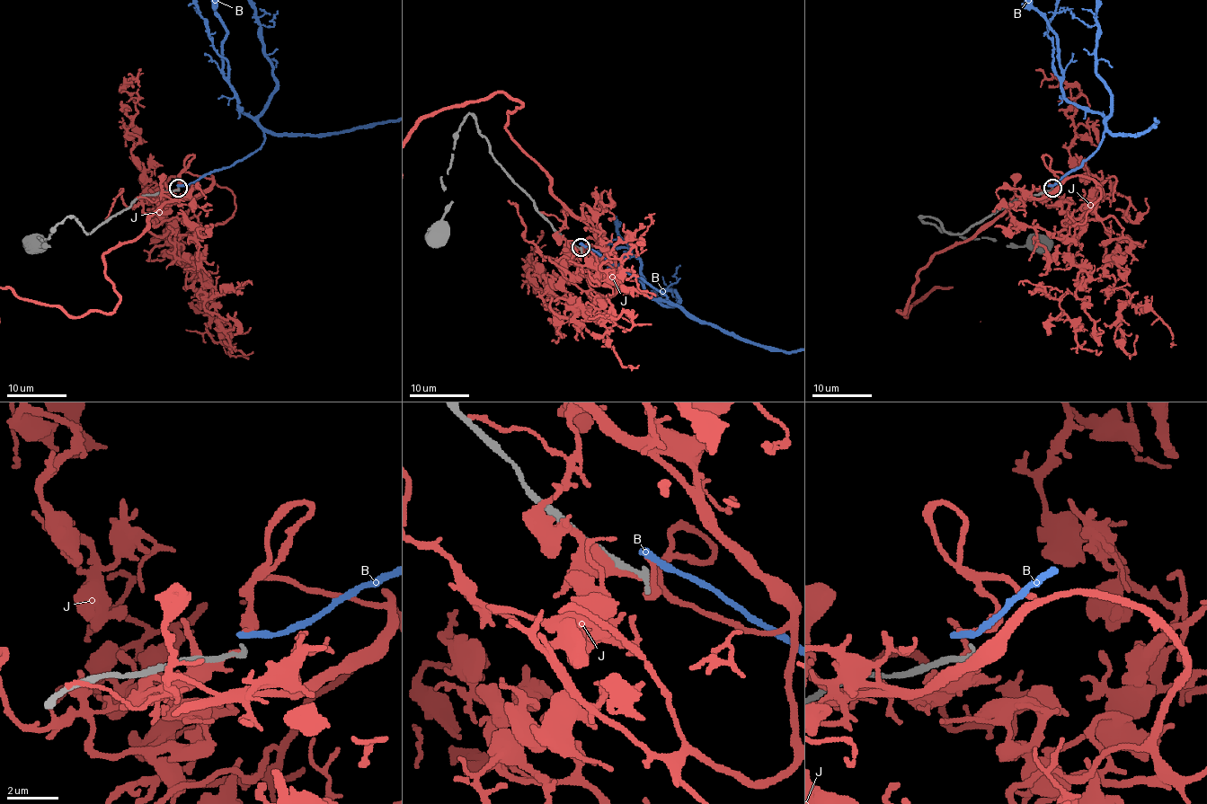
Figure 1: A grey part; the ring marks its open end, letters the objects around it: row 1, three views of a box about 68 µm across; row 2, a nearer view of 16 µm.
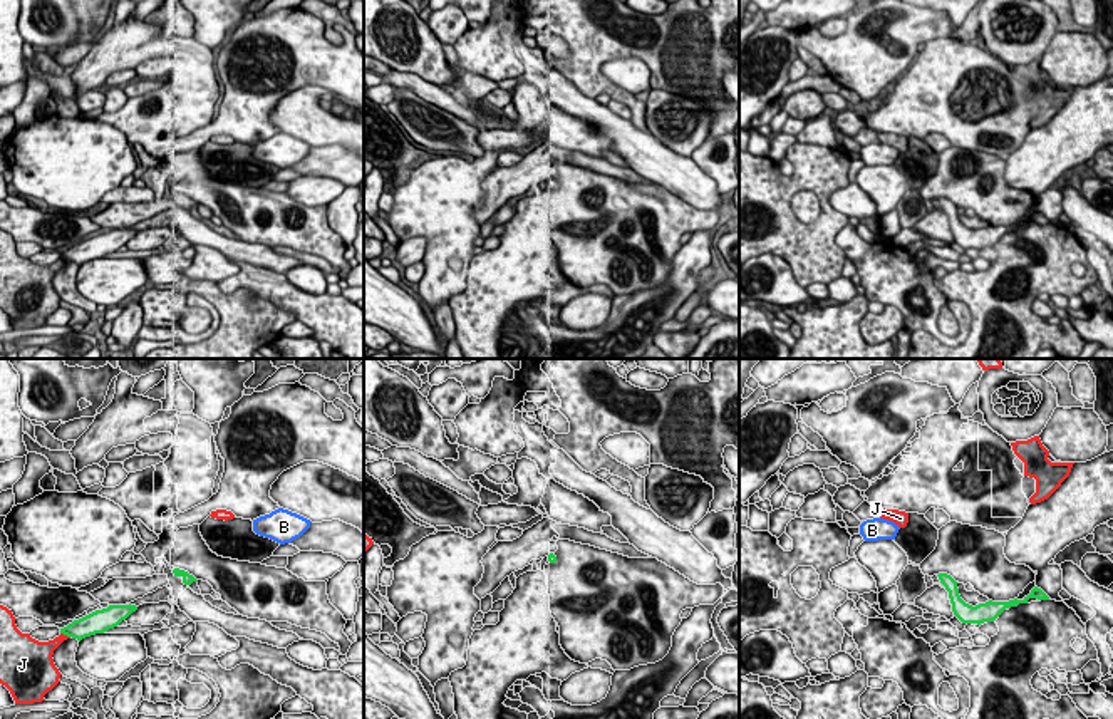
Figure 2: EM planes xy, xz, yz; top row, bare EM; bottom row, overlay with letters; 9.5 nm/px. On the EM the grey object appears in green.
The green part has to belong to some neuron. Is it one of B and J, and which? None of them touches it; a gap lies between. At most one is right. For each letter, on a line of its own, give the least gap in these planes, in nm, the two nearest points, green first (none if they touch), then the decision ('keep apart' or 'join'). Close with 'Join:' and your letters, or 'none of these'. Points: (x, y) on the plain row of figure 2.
B: 550 nm apart; from green across yz (937, 200), (894, 163); join
J: 0 nm apart; keep apart
Join: B

